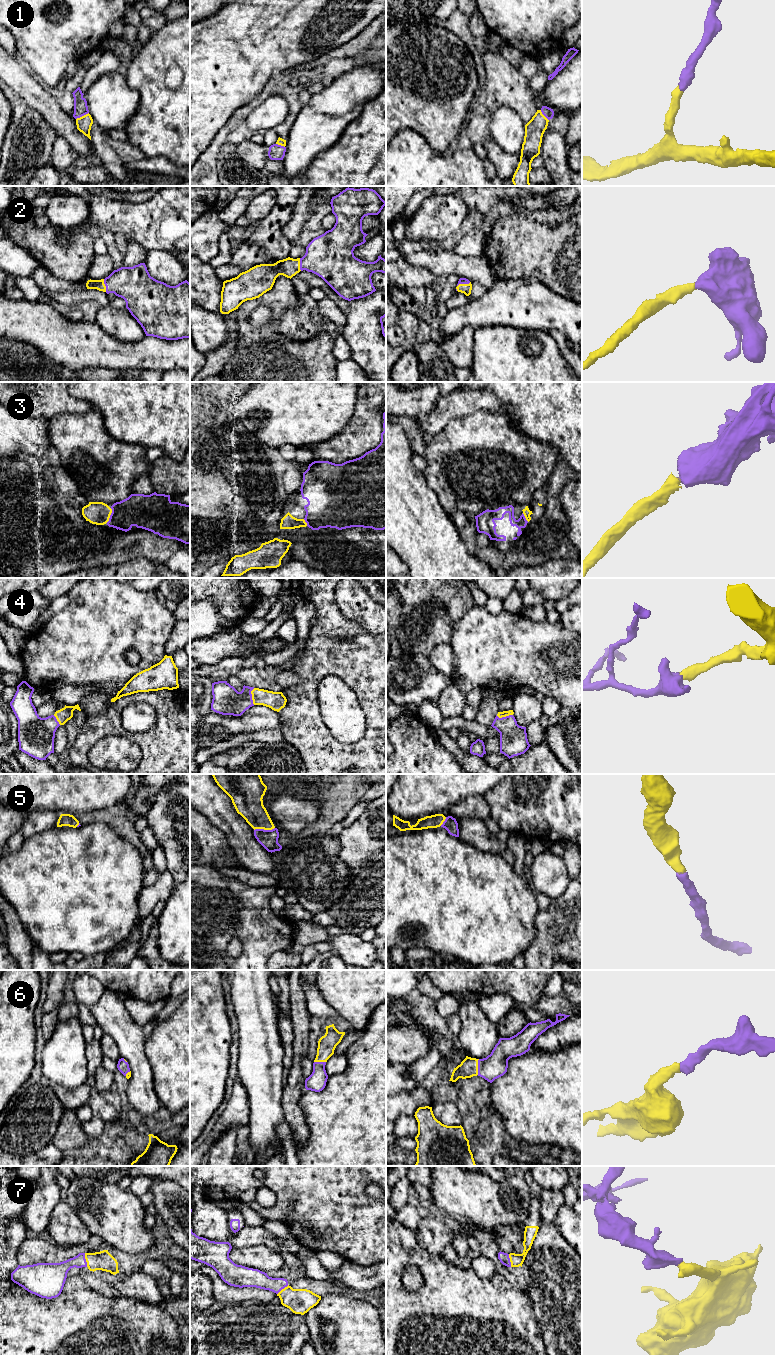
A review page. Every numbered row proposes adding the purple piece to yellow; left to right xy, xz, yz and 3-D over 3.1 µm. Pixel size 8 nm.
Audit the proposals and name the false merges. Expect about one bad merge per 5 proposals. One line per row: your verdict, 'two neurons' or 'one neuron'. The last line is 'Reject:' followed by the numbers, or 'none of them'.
1: one neuron
2: one neuron
3: one neuron
4: one neuron
5: one neuron
6: one neuron
7: one neuron
Reject: none of them

